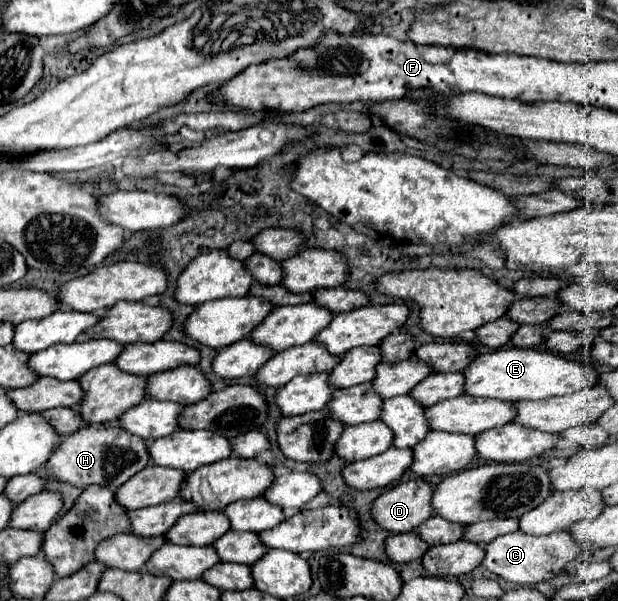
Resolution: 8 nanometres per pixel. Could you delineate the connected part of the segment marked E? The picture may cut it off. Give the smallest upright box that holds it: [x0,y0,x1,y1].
[466,348,600,400]

